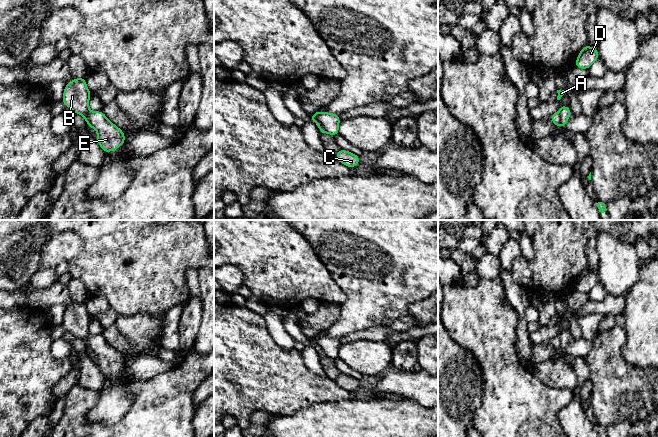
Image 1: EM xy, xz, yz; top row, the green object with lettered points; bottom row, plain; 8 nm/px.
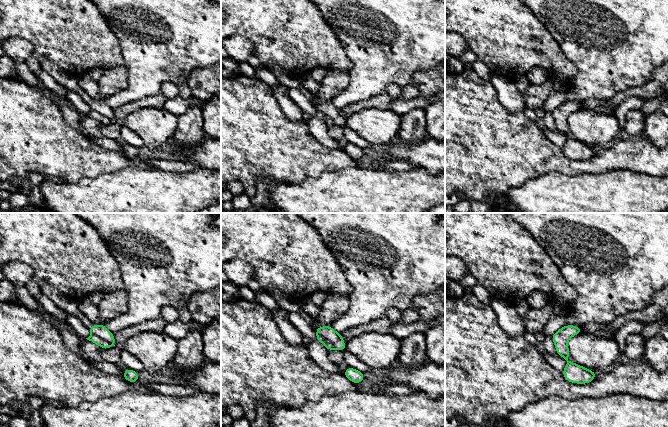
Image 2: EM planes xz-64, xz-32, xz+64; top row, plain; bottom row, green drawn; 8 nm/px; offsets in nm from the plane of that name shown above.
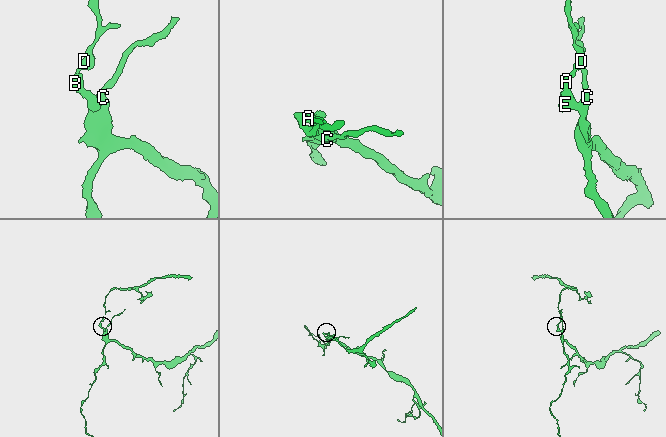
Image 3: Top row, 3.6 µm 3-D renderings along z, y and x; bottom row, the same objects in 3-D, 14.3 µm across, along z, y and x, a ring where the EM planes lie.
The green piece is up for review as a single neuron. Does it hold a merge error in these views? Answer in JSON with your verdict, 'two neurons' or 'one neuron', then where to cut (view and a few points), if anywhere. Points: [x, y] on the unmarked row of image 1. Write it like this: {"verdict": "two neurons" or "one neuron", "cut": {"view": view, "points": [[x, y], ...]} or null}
{"verdict": "two neurons", "cut": {"view": "yz", "points": [[558, 335], [560, 340], [559, 350]]}}

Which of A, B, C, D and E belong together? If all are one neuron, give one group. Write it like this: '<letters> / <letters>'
A B D / C E

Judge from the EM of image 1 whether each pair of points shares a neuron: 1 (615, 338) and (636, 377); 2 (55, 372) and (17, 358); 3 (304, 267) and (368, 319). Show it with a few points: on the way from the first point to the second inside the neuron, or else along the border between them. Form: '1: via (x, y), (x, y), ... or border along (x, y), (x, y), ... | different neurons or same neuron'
1: via (615, 348), (615, 359), (626, 370) | same neuron
2: via (46, 372), (31, 372), (26, 367) | same neuron
3: border along (333, 280), (346, 296), (346, 300), (342, 304) | different neurons

